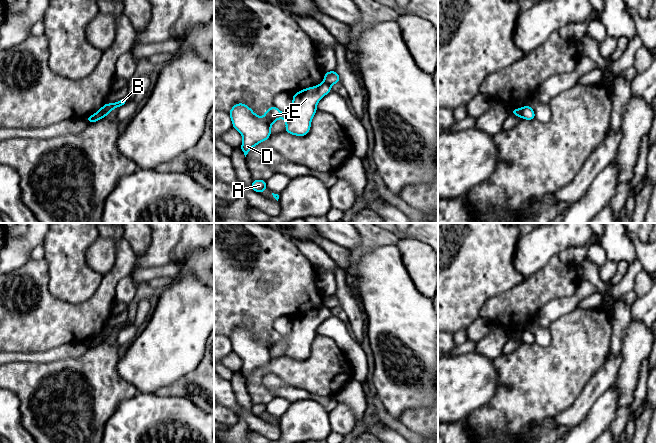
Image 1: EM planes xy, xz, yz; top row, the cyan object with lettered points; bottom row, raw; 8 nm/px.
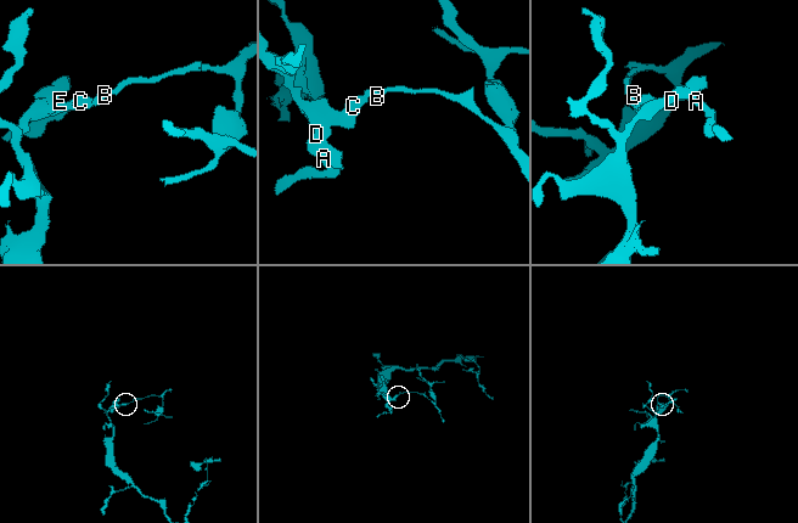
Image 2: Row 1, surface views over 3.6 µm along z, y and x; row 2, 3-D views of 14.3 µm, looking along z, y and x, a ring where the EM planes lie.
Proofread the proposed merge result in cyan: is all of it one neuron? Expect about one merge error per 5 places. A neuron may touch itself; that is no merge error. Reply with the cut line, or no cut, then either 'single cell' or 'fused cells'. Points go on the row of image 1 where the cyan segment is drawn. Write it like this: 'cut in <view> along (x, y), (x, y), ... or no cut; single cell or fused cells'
cut in xy along (101, 108), (103, 116); fused cells

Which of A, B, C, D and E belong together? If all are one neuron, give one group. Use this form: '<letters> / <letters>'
A C D E / B

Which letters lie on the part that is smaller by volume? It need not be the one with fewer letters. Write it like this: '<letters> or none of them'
B

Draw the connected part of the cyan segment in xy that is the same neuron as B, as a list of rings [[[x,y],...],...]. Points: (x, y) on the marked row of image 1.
[[[124,98],[124,99],[119,100],[118,102],[113,103],[113,104],[105,103],[104,106],[102,107],[102,111],[104,114],[103,117],[106,117],[113,109],[115,109],[117,107],[121,107],[128,102],[129,101],[126,98]]]

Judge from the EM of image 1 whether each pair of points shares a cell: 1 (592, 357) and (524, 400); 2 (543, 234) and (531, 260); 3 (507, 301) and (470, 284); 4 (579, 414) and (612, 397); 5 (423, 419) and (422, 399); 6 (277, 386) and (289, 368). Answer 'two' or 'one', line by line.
1: one
2: one
3: two
4: two
5: two
6: two

